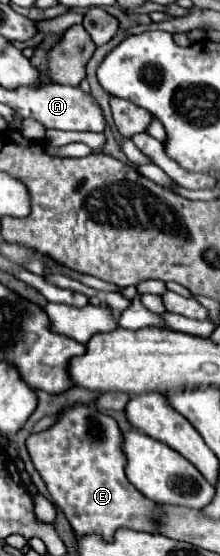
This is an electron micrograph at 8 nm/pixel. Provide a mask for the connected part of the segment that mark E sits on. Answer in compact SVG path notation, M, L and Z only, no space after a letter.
M73 406L63 412L59 422L41 434L29 434L27 450L31 460L41 474L43 482L47 484L53 502L63 510L75 534L101 534L105 540L111 540L119 528L131 528L141 532L157 532L157 518L159 518L159 504L145 498L131 486L125 476L125 454L121 450L121 430L117 422L95 408L87 406Z

